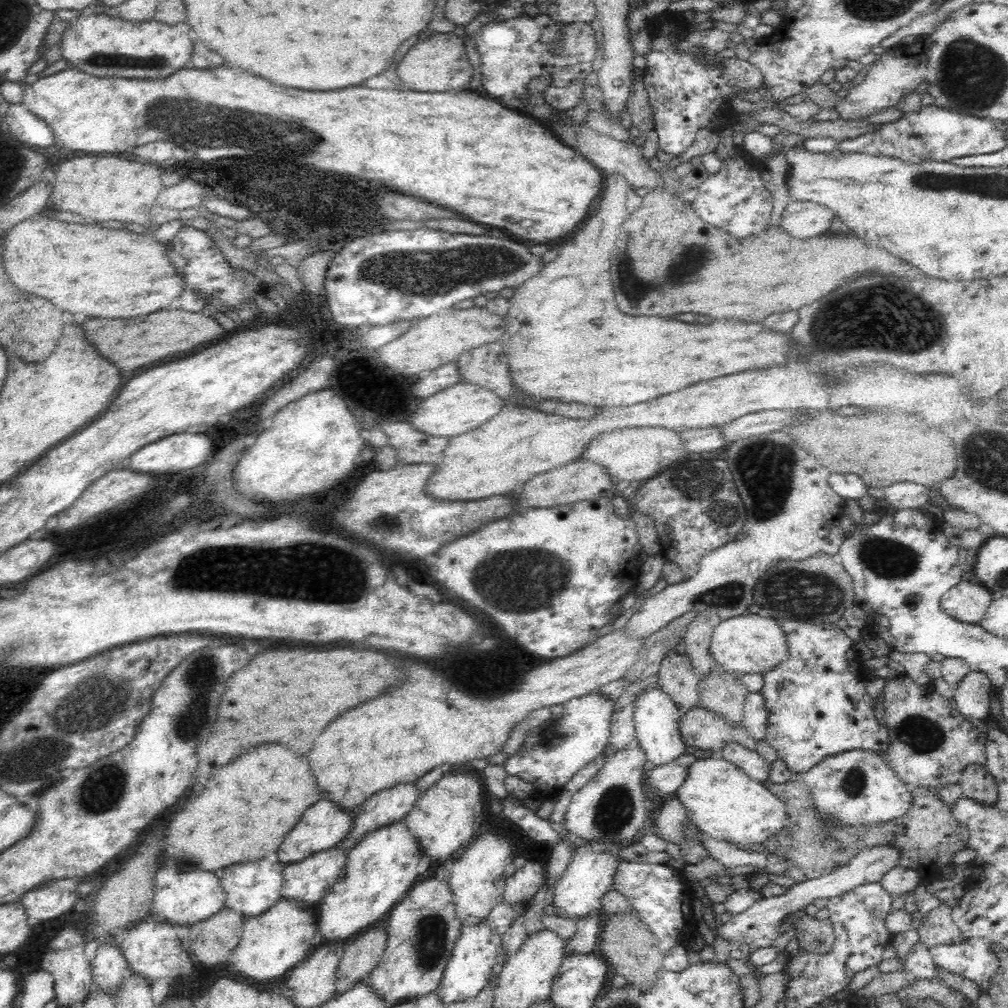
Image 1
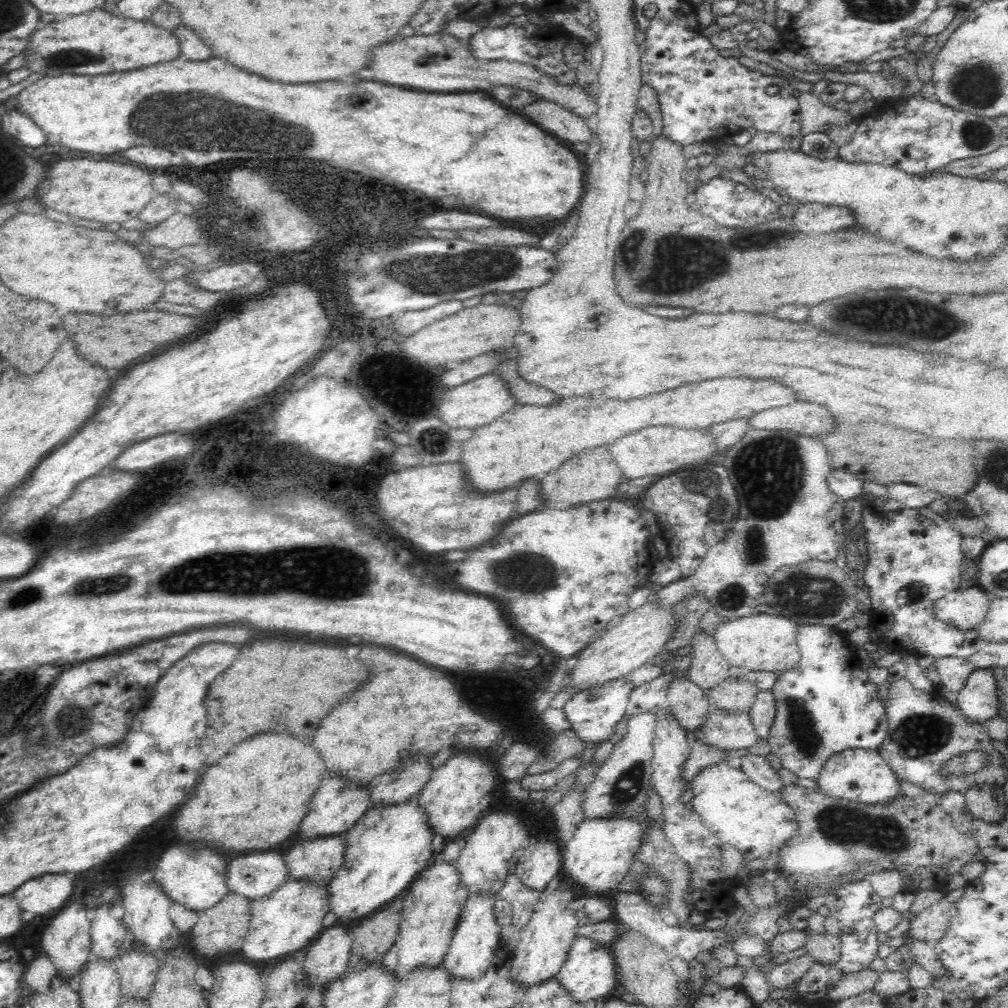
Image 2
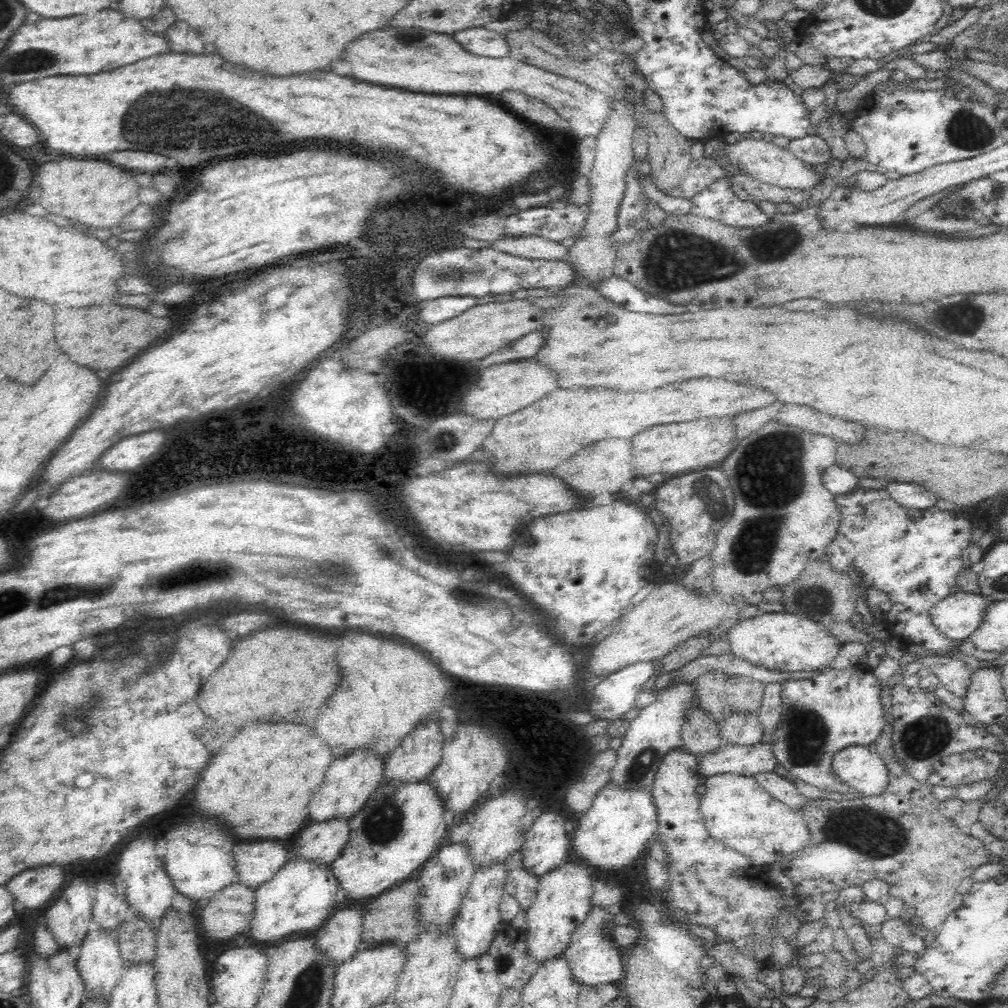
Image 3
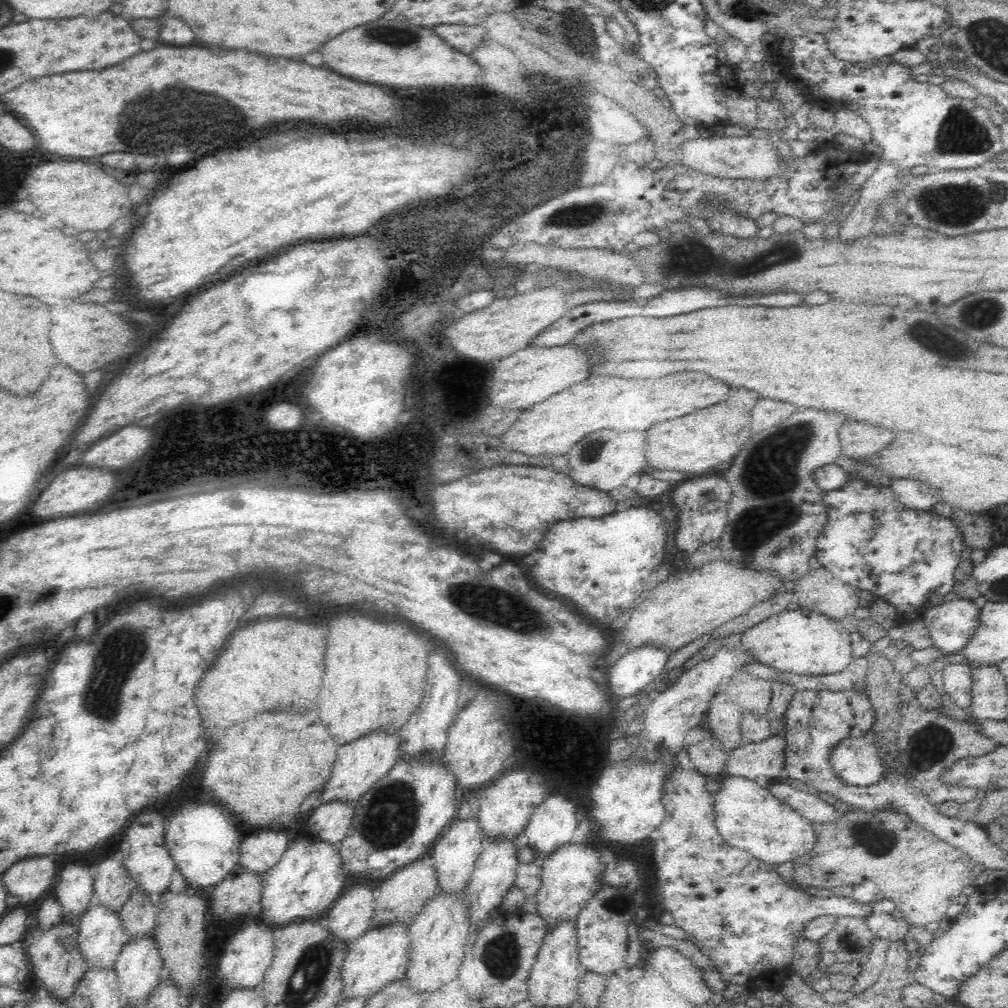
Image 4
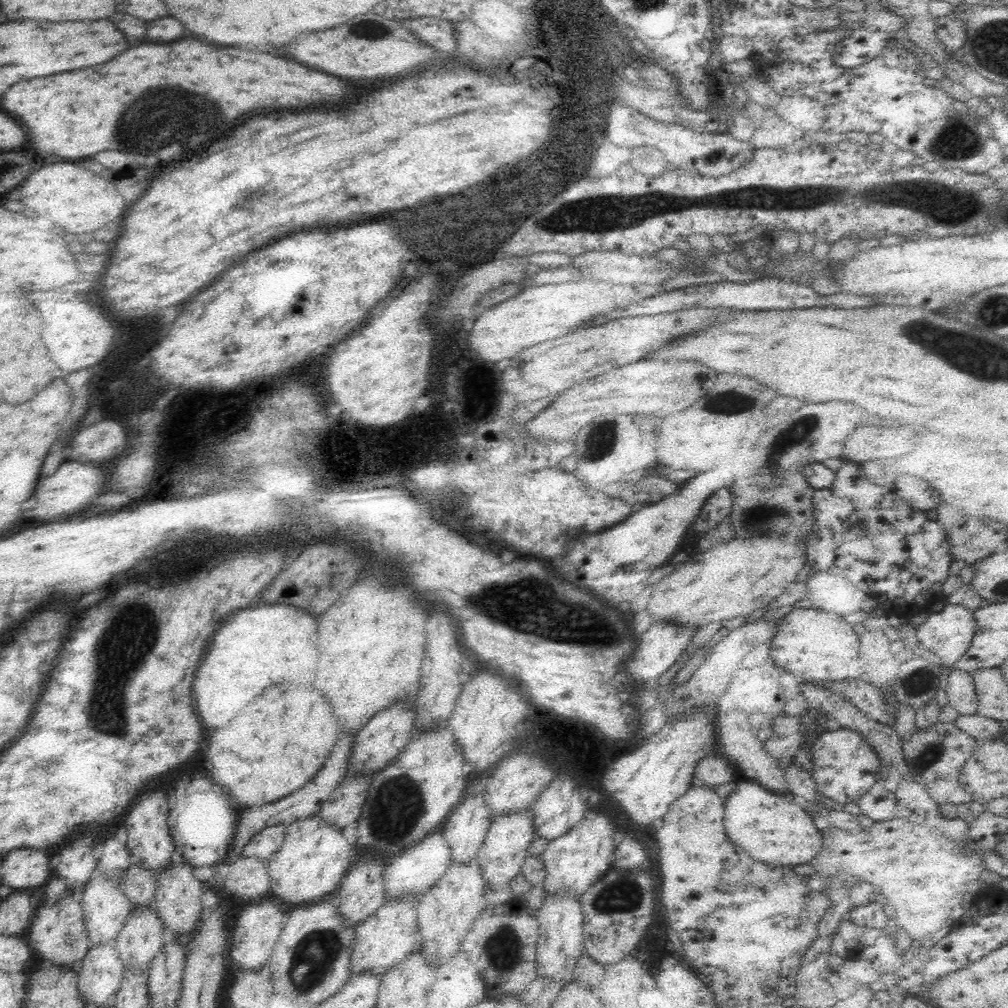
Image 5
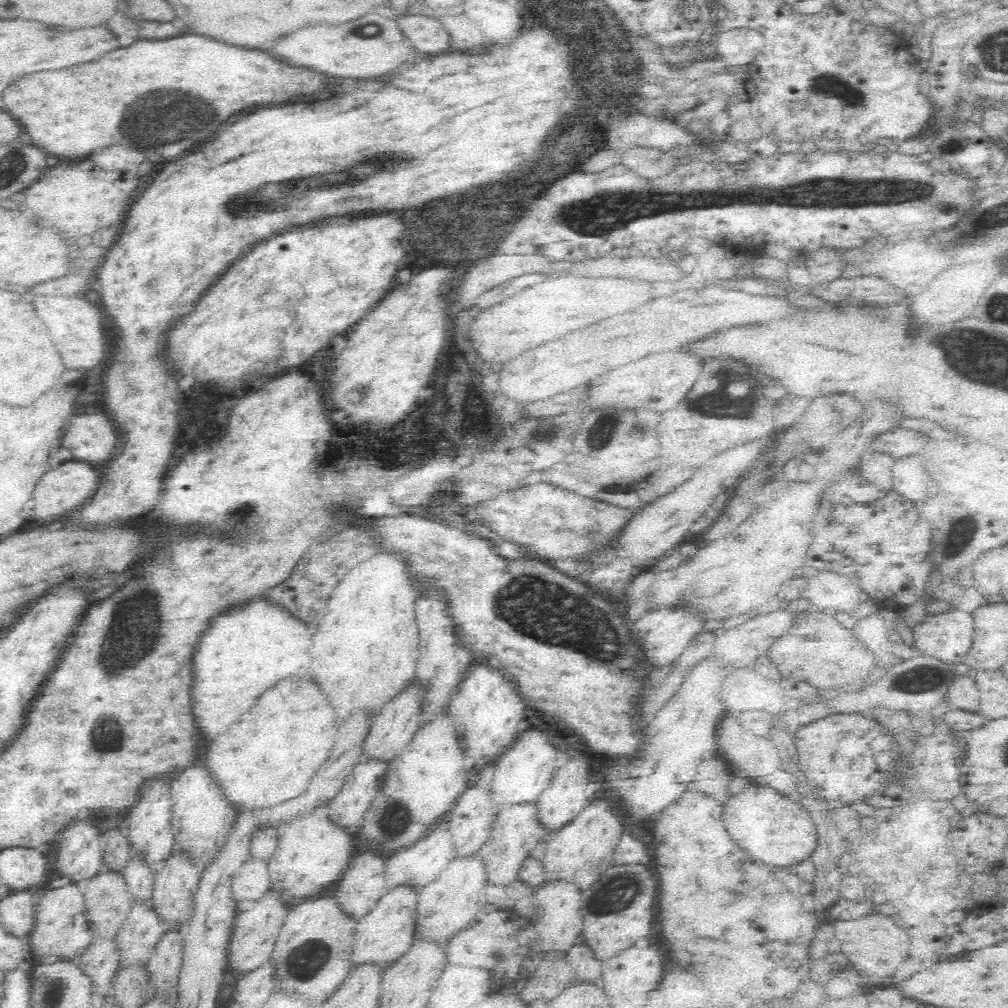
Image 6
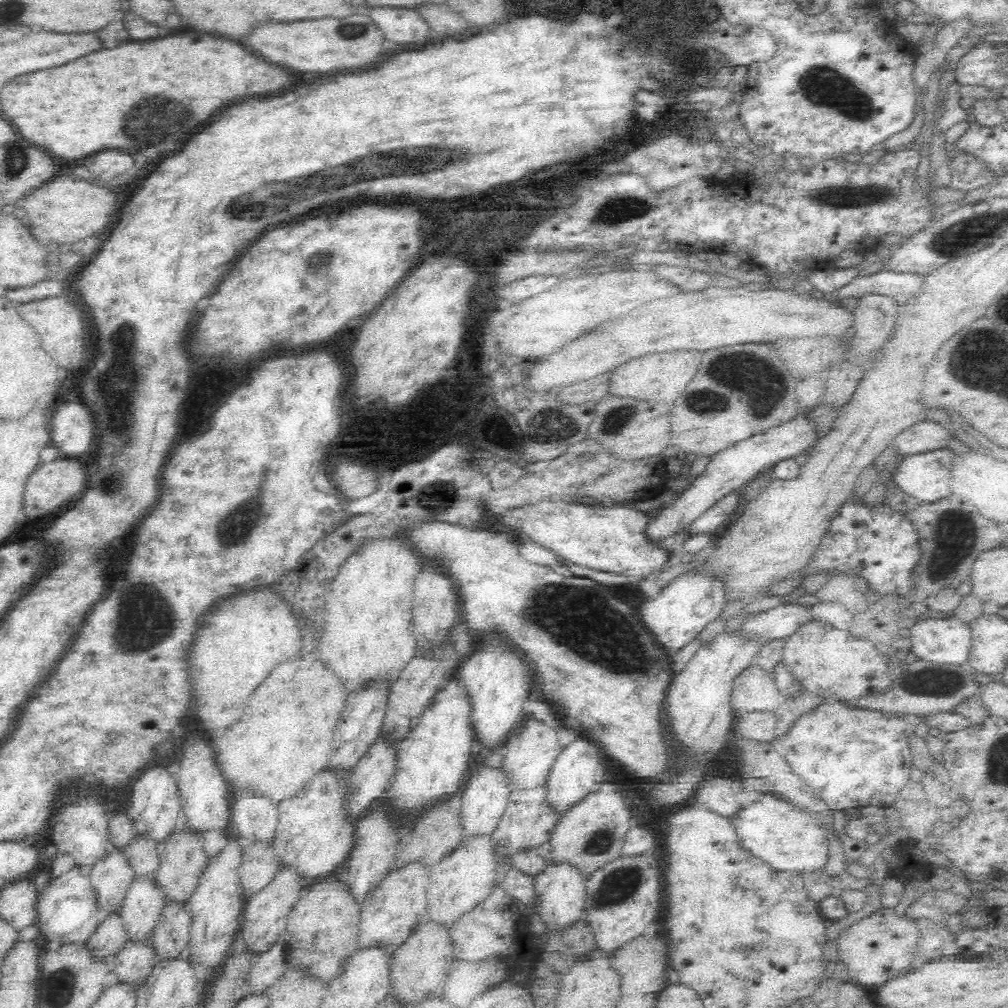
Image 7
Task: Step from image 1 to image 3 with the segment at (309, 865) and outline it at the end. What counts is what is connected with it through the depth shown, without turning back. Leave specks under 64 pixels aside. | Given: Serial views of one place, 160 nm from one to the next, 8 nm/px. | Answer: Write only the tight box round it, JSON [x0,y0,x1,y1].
[294,818,350,866]

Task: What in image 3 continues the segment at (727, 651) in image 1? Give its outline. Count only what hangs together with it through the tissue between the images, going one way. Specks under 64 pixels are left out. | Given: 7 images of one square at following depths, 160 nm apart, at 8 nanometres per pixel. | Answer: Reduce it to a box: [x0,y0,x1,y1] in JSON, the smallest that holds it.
[726,612,843,676]

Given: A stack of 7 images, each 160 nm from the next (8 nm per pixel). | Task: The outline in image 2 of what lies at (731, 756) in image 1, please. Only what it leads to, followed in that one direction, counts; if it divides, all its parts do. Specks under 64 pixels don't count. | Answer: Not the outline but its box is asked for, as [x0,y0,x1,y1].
[741,753,785,793]

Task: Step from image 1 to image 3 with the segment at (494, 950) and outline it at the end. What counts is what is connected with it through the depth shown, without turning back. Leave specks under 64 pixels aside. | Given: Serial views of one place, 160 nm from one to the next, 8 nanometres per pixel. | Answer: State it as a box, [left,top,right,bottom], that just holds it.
[451,861,506,960]

